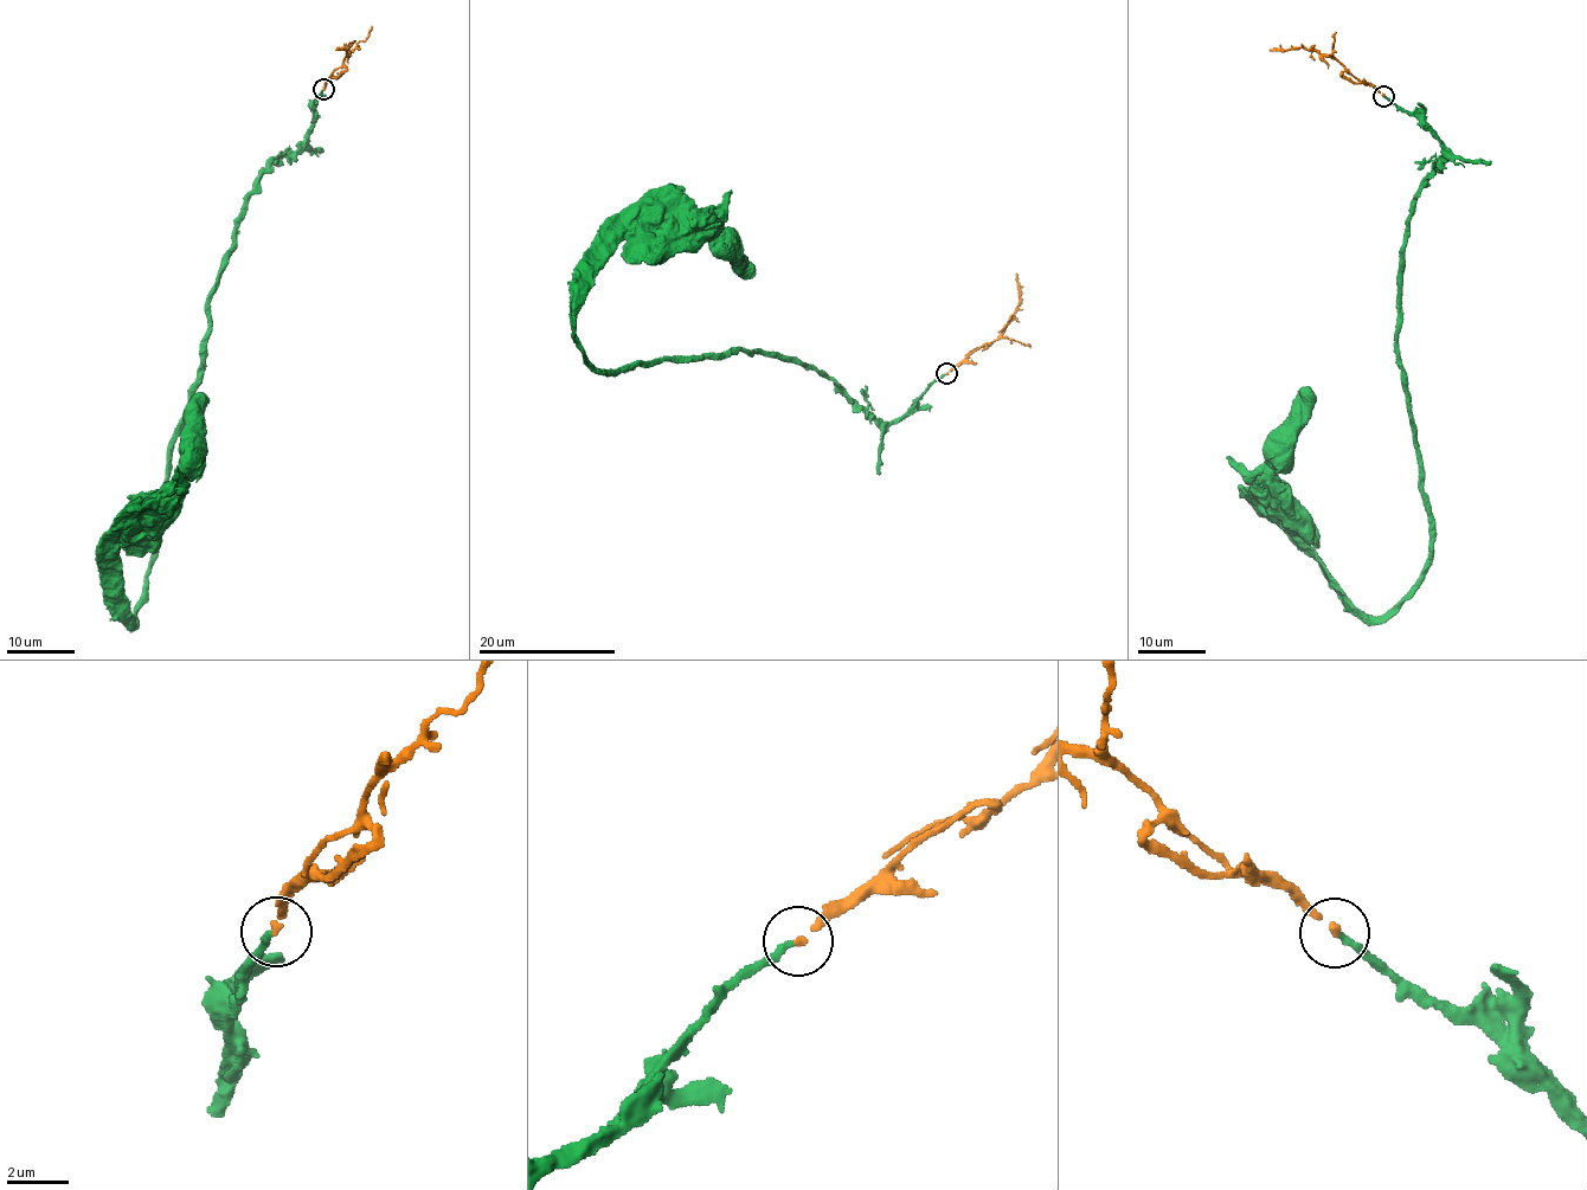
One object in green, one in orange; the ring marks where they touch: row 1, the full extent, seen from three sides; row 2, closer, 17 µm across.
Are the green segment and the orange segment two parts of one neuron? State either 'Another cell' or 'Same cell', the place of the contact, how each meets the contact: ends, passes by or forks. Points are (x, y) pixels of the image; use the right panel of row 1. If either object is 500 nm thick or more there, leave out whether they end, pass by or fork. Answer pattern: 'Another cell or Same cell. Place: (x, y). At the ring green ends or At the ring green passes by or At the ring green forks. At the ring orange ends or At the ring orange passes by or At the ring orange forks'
Same cell. Place: (1383, 96). At the ring green ends. At the ring orange ends

